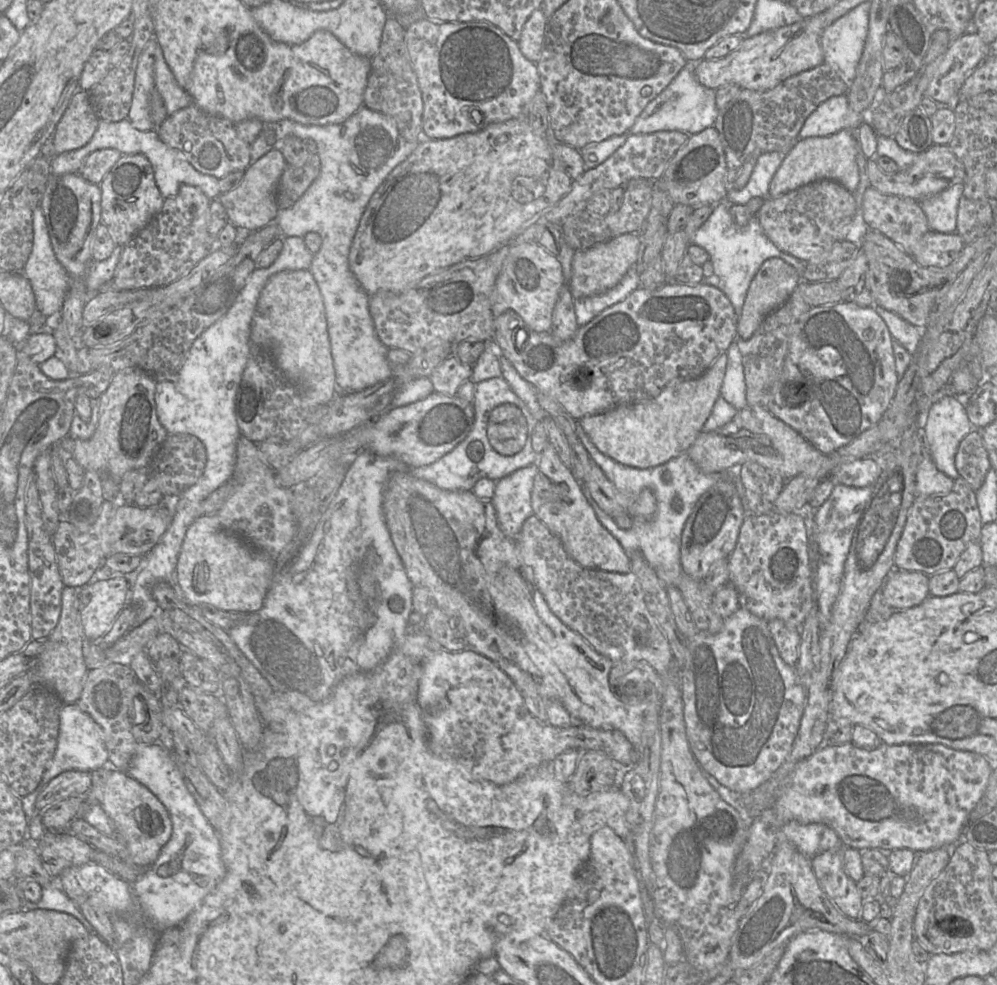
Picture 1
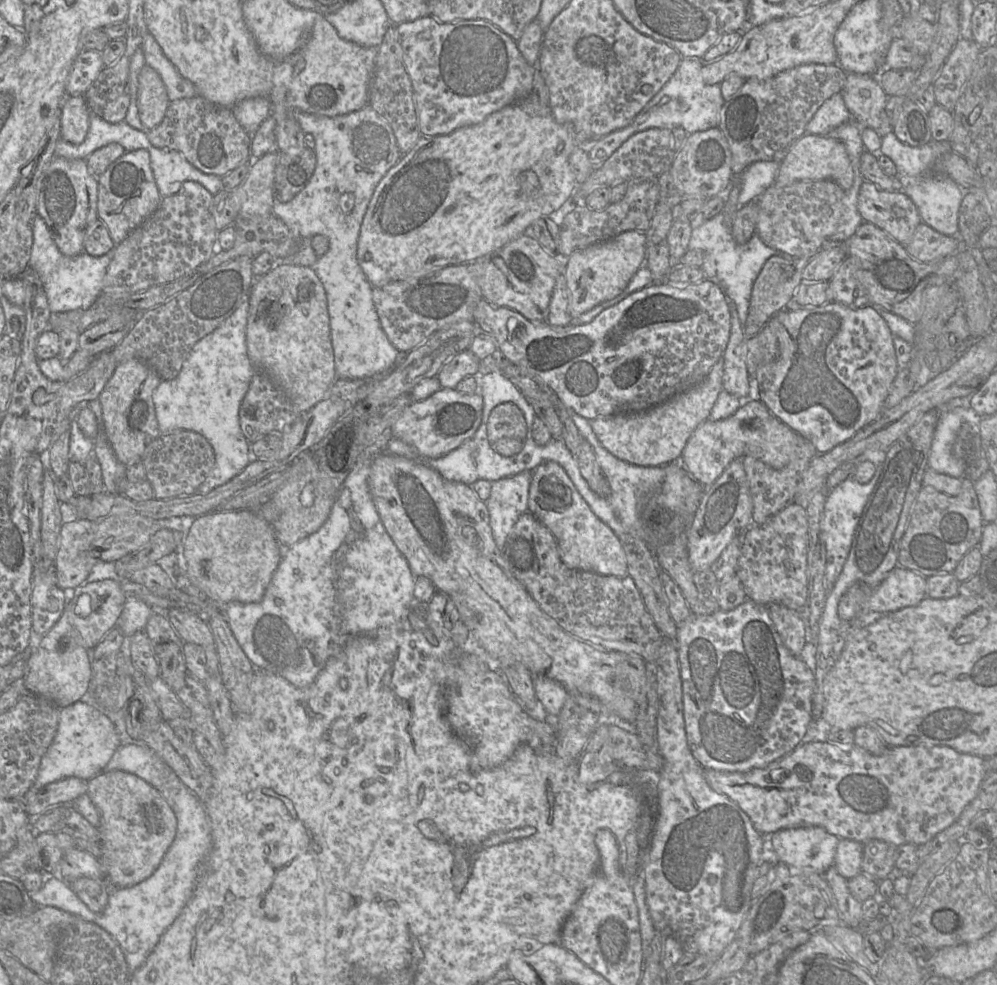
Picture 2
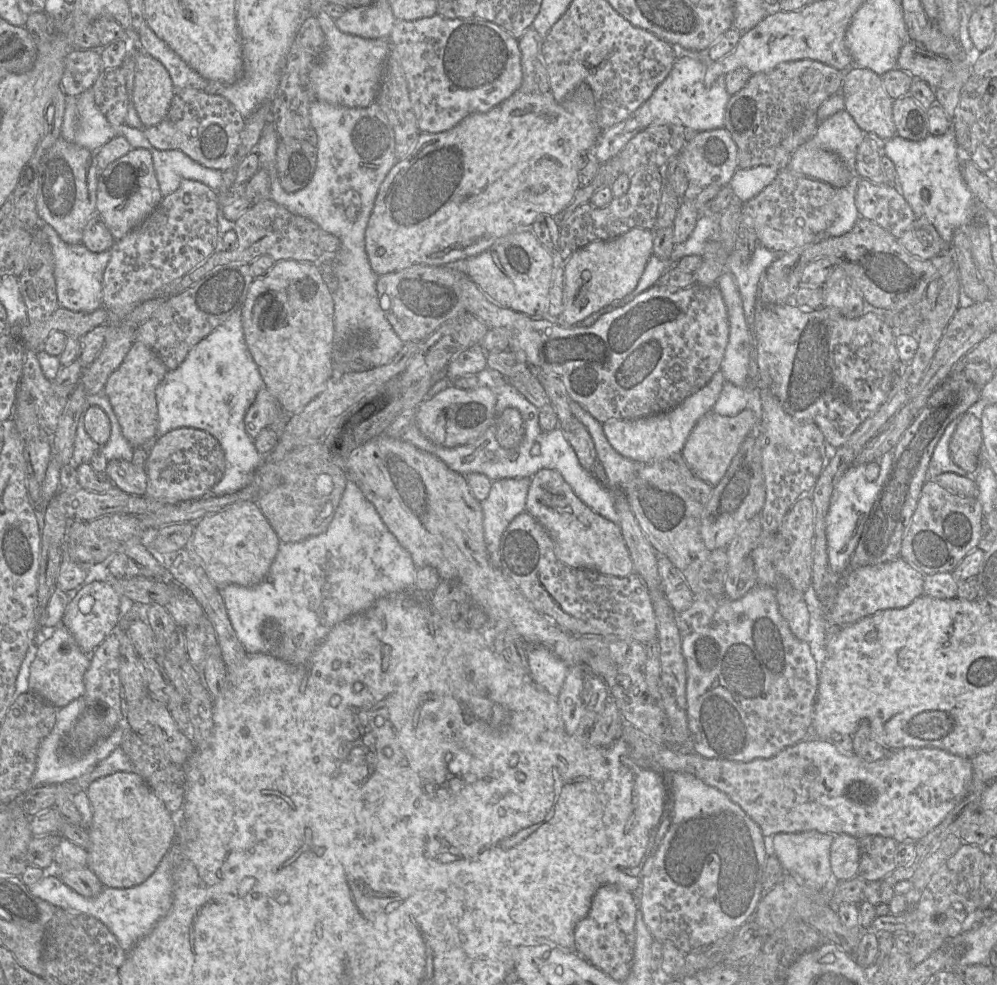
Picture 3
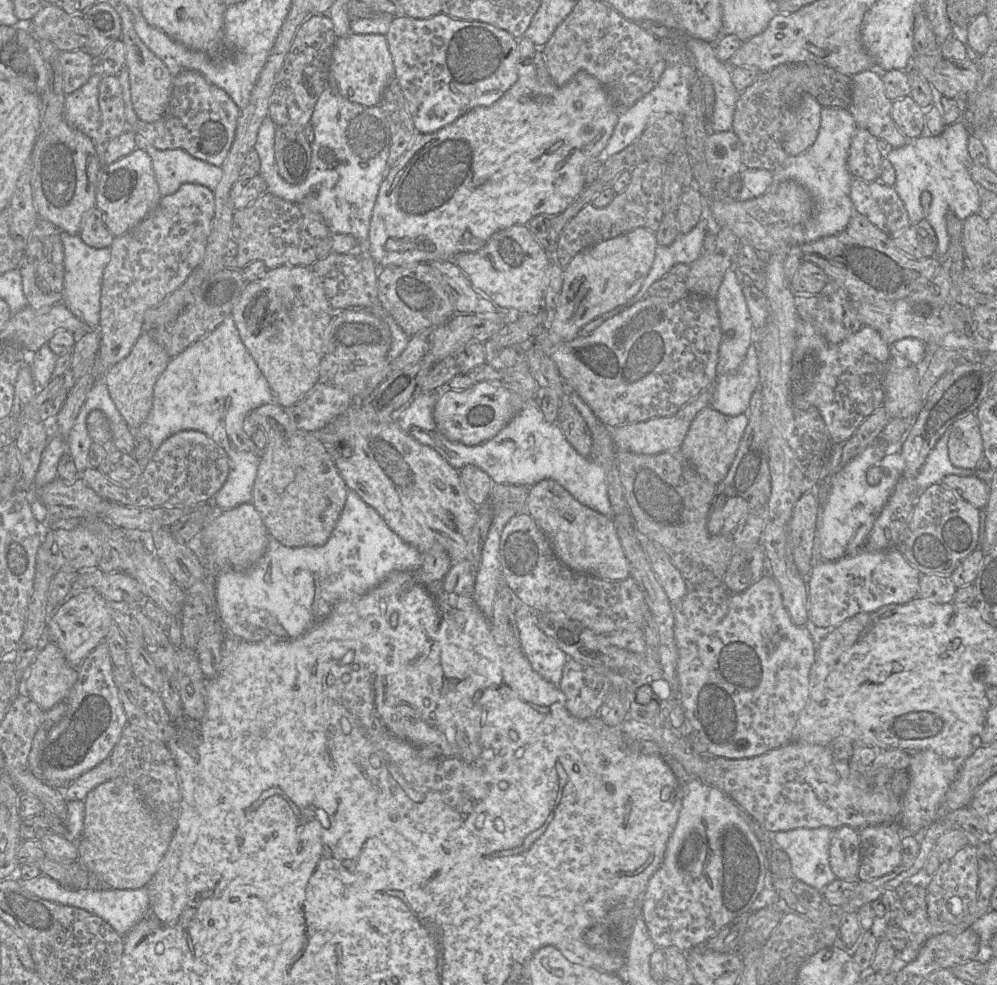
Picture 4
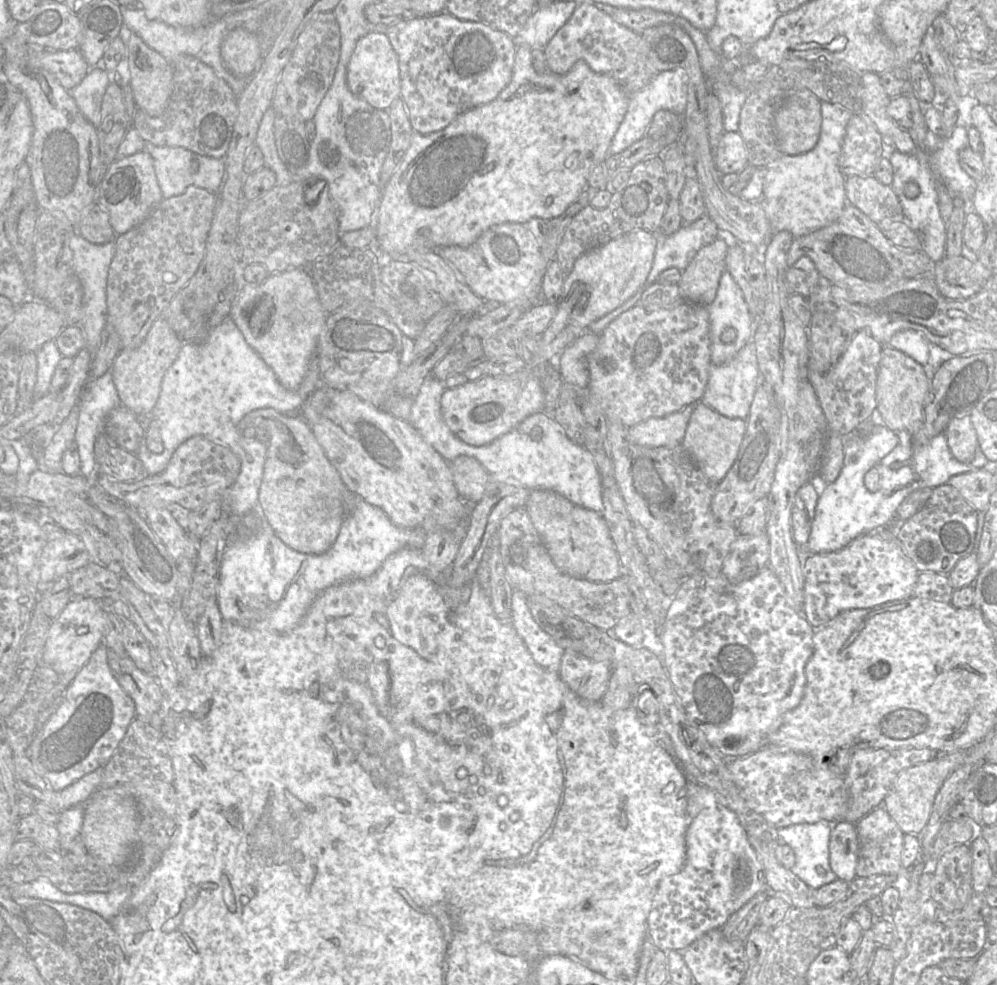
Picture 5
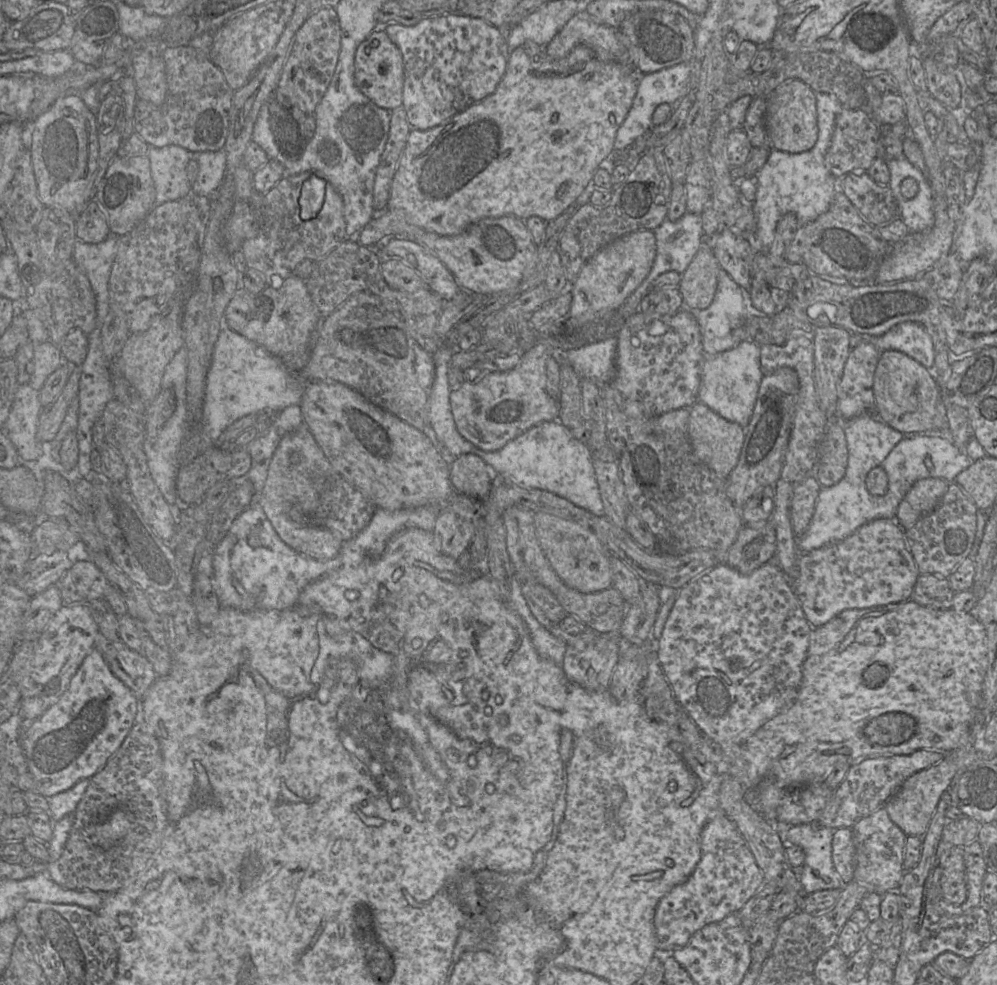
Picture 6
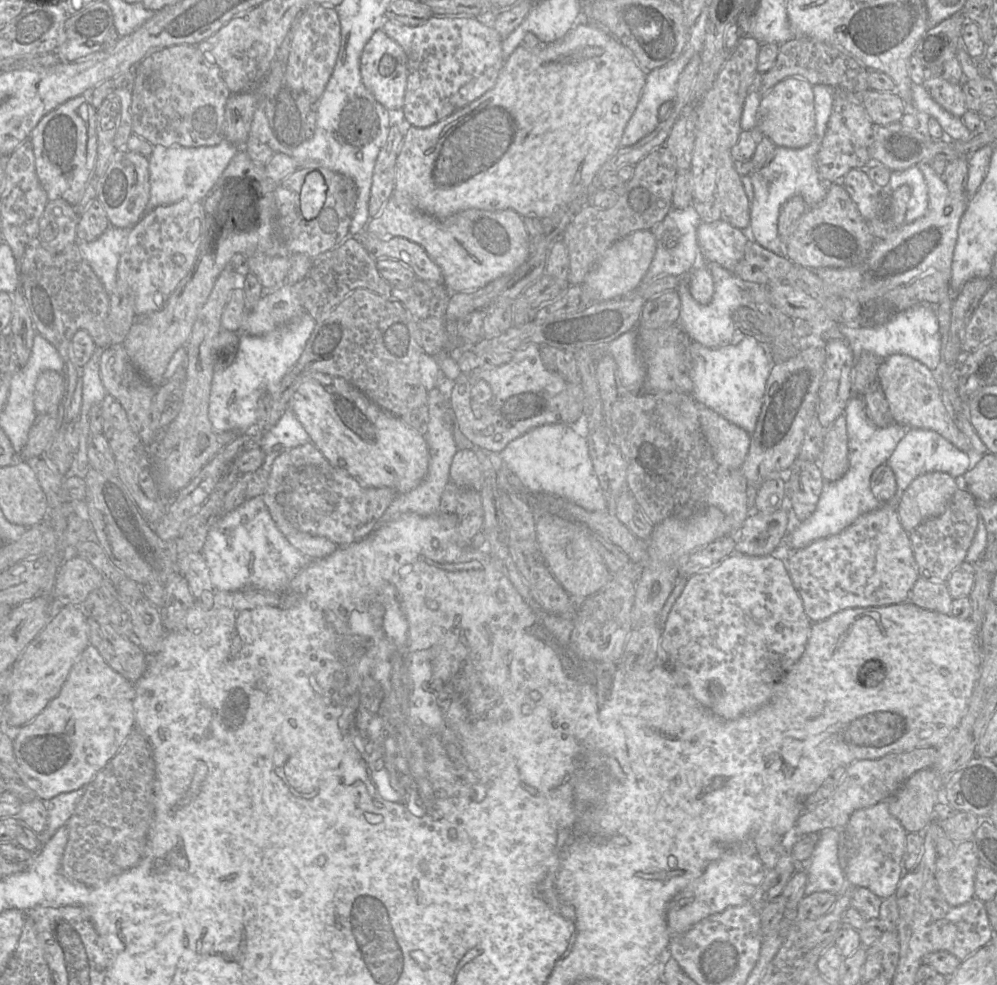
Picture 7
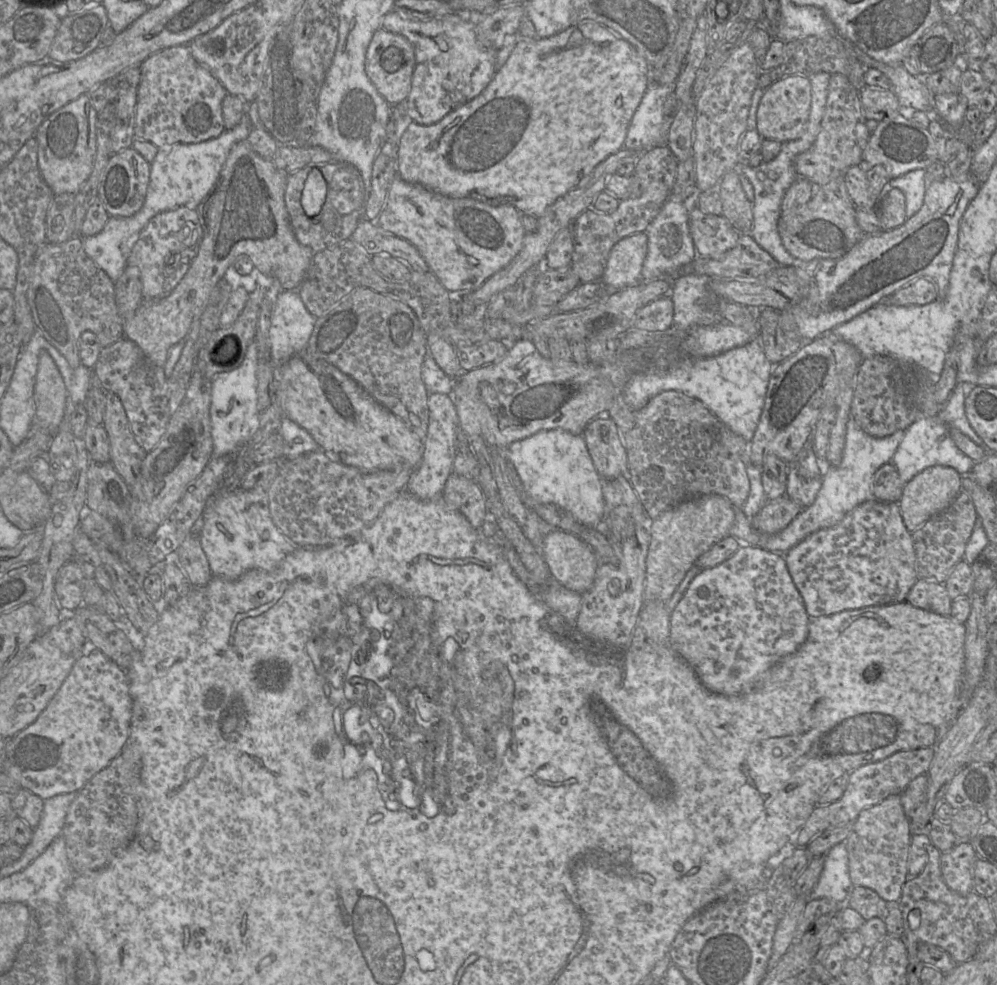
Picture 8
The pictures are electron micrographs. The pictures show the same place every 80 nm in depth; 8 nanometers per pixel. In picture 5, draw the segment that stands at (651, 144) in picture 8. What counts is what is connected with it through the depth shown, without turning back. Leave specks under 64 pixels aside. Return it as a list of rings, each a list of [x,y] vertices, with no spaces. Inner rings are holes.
[[[676,67],[658,73],[649,84],[630,97],[627,112],[609,147],[609,155],[618,154],[645,137],[653,116],[659,110],[669,110],[683,116],[686,111],[687,96],[688,73],[684,68]]]

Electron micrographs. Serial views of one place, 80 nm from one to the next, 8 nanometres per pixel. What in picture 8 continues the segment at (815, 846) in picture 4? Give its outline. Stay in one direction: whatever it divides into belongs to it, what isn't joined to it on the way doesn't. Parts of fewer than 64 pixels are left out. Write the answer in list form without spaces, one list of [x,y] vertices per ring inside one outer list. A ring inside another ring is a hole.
[[[841,842],[825,854],[823,869],[807,901],[830,898],[845,905],[853,887],[848,870],[848,852],[845,843]]]

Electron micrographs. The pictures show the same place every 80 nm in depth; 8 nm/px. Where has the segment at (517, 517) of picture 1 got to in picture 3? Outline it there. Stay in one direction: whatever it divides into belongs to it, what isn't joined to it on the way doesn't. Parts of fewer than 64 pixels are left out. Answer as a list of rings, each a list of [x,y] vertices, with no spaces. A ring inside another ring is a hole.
[[[528,478],[492,481],[488,497],[481,502],[485,543],[493,566],[500,567],[500,543],[511,521],[526,511]]]

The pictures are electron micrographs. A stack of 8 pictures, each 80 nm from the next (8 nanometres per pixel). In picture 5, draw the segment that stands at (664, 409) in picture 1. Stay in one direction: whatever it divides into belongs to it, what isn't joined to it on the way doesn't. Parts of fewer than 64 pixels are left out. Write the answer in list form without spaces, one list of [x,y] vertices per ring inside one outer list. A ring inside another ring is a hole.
[[[694,405],[663,417],[647,419],[628,428],[631,442],[644,447],[668,447],[682,443]]]

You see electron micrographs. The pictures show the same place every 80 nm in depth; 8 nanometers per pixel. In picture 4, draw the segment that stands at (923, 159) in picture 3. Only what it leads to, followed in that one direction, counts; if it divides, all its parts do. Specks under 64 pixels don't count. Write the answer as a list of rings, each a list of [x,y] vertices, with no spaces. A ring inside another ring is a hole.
[[[958,121],[948,125],[938,136],[926,132],[909,140],[903,147],[893,148],[887,155],[896,171],[894,188],[906,207],[910,223],[916,224],[923,219],[928,221],[937,237],[935,257],[939,259],[944,258],[950,245],[946,215],[953,213],[964,221],[980,211],[979,186],[970,175],[973,161],[968,152],[969,136],[970,130],[963,121]],[[924,191],[931,194],[928,207],[921,204],[921,193]]]

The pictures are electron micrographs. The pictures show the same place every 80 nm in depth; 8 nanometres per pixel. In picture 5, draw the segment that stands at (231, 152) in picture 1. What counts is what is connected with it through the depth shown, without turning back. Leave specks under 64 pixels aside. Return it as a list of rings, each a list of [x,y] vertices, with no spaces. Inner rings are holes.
[[[179,54],[171,60],[171,67],[172,92],[164,112],[152,117],[136,108],[131,126],[144,141],[156,146],[183,147],[204,156],[224,157],[237,116],[237,96],[211,67],[194,56]]]

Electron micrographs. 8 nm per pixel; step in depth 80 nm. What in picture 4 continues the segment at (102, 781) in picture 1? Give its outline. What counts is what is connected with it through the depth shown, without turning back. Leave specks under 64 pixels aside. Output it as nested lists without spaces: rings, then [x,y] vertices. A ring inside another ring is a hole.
[[[125,777],[111,778],[92,789],[85,800],[84,828],[77,841],[79,858],[107,888],[138,889],[155,875],[170,846],[174,826],[146,802]]]

